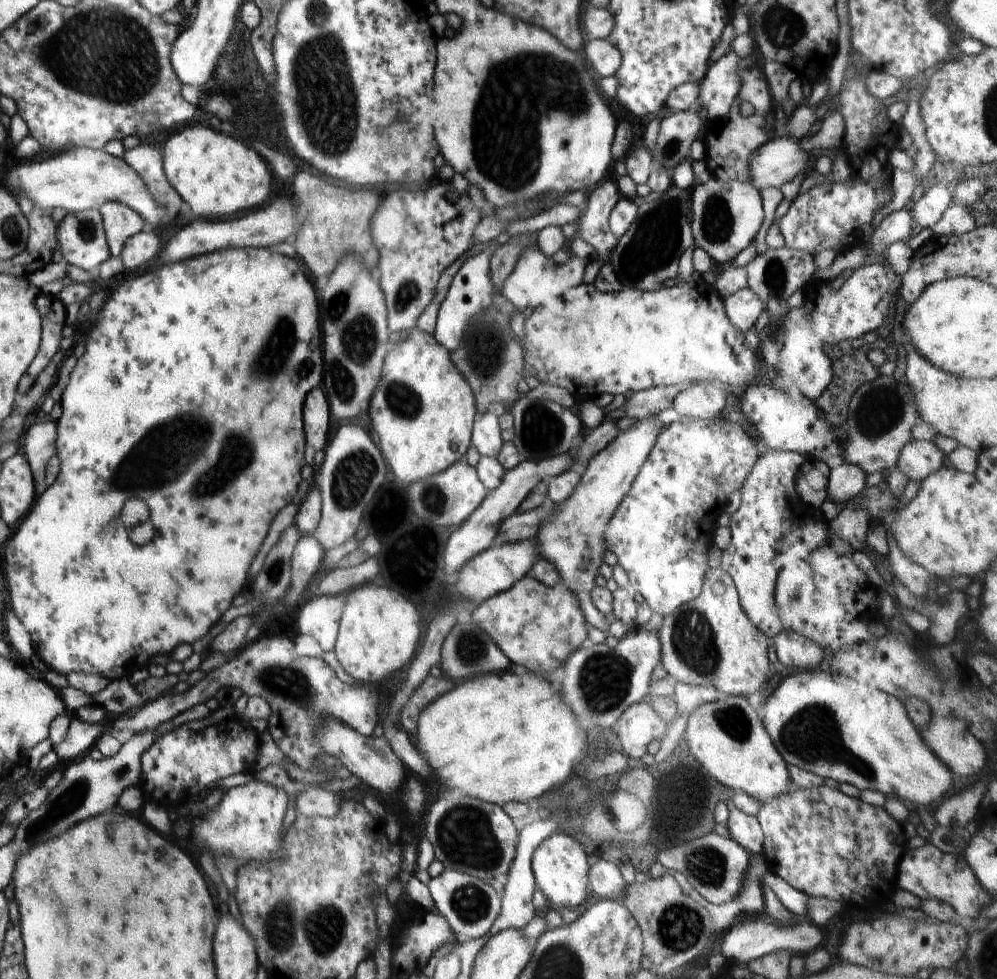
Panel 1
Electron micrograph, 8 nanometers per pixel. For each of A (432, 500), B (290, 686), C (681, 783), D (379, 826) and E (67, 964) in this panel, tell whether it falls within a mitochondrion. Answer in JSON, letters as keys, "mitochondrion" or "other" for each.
{"A":"mitochondrion","B":"mitochondrion","C":"other","D":"other","E":"other"}

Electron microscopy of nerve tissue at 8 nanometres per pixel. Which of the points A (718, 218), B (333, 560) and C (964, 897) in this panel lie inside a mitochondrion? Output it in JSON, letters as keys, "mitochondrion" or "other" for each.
{"A":"mitochondrion","B":"other","C":"other"}

